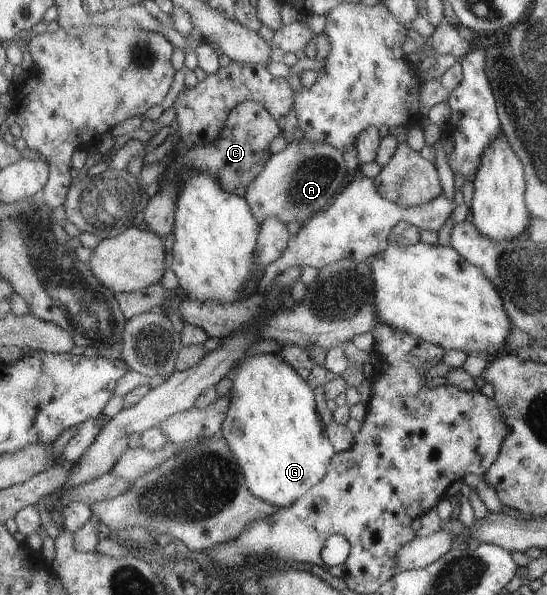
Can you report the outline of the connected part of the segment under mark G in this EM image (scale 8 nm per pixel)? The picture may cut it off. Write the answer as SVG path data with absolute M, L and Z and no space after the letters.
M277 352L245 356L236 363L229 375L229 406L221 420L218 435L224 438L236 464L243 470L249 492L277 508L289 507L305 495L313 484L324 479L334 456L333 446L323 432L323 424L317 414L310 385L299 378L297 372L277 356Z

